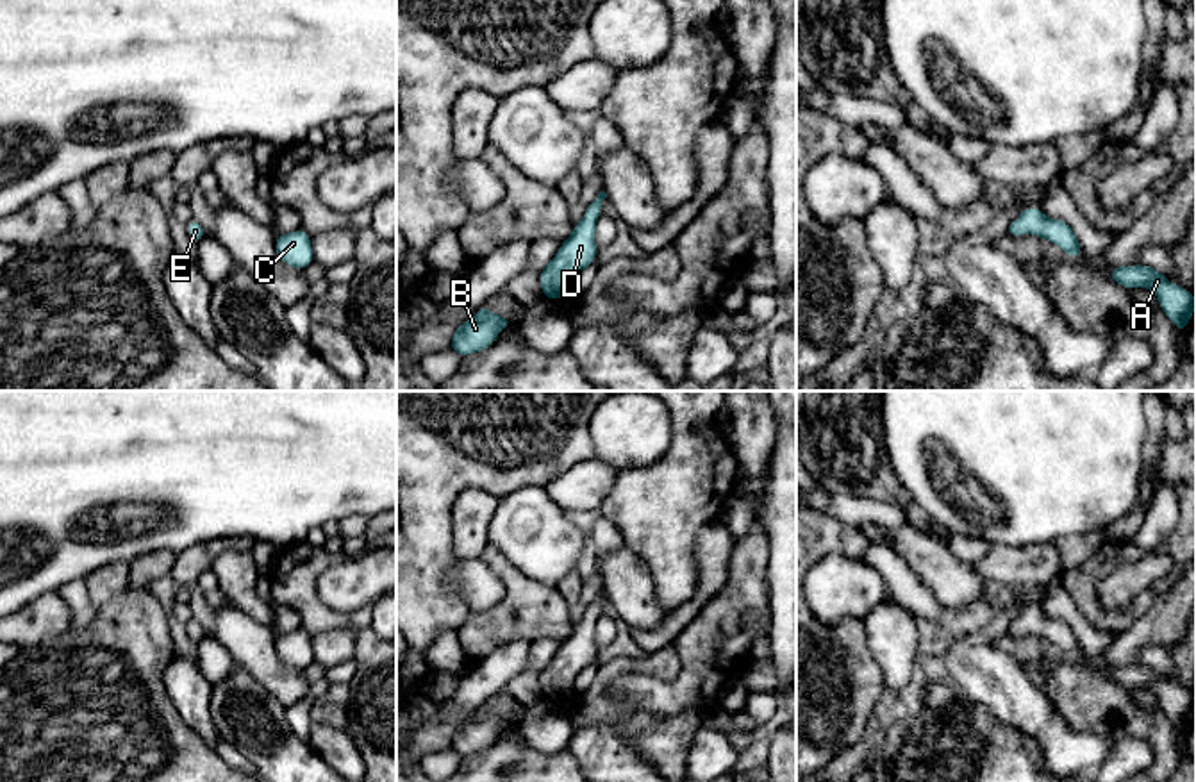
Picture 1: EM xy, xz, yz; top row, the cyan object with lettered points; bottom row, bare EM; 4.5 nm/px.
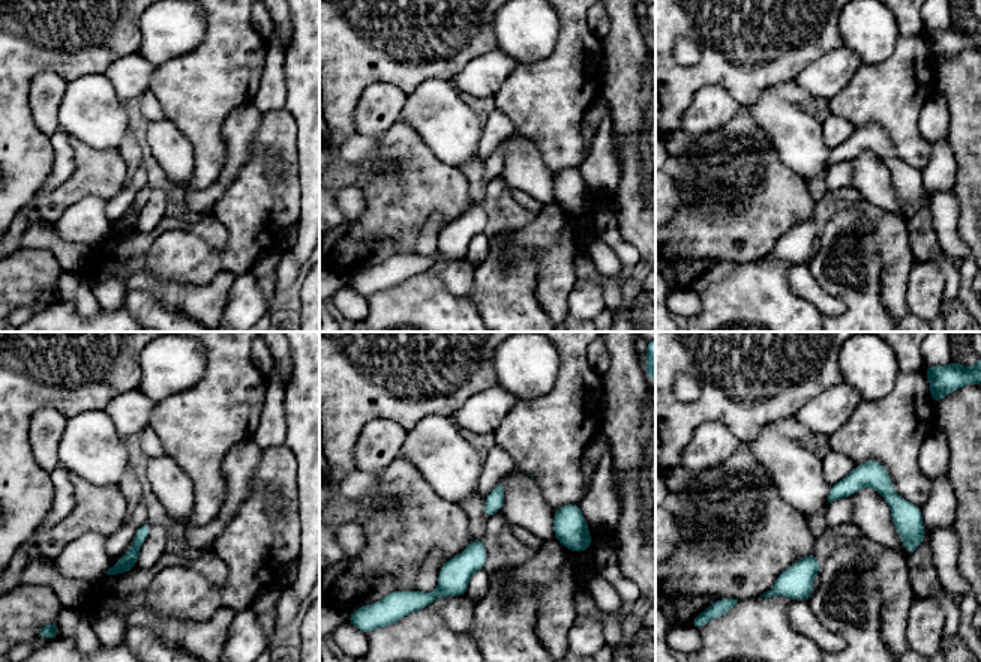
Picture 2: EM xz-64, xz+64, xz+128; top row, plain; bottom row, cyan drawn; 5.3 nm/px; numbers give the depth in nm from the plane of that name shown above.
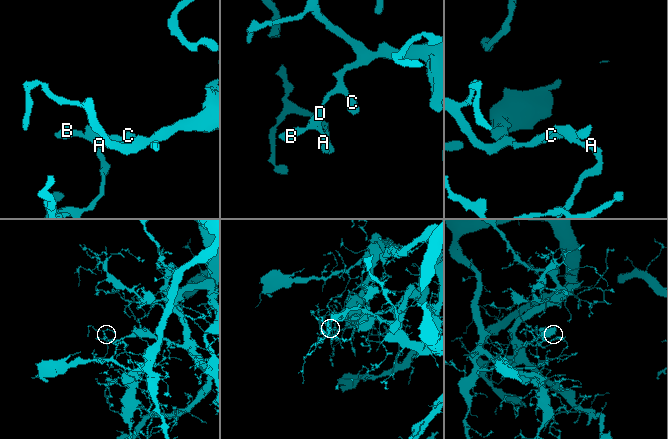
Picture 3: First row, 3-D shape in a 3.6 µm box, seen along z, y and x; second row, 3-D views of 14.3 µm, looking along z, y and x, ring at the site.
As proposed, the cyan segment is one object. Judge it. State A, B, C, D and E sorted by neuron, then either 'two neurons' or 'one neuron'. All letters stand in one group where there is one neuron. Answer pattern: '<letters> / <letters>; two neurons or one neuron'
A B C D E; one neuron

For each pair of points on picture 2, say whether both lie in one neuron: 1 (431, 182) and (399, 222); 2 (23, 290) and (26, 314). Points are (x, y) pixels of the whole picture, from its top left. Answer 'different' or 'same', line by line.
1: same
2: different

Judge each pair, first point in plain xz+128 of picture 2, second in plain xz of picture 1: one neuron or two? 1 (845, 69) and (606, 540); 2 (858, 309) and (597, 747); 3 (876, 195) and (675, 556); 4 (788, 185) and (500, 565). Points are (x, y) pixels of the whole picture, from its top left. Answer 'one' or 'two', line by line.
1: two
2: one
3: two
4: one

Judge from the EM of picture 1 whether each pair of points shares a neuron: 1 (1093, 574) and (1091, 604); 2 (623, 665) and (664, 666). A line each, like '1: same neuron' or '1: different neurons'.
1: same neuron
2: same neuron

